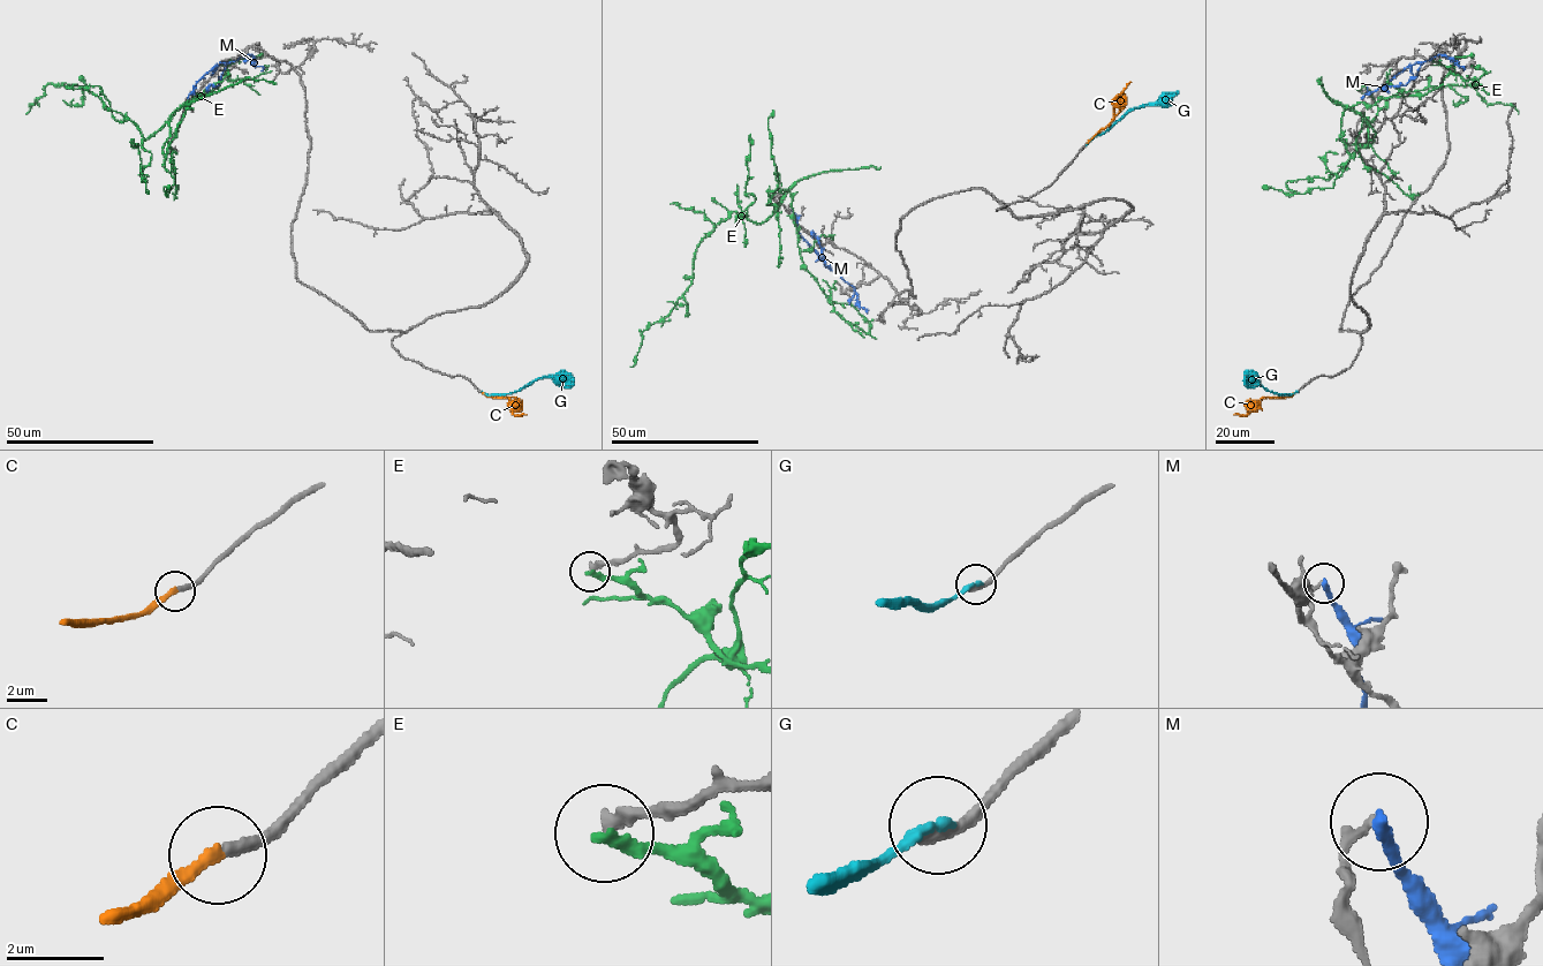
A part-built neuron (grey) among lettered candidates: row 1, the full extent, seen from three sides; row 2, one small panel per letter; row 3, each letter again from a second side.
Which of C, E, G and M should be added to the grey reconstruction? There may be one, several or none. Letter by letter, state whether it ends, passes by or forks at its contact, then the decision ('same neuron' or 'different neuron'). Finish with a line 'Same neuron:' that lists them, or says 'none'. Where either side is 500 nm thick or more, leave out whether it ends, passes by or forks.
C: it ends; same neuron
E: it ends; different neuron
G: it ends; different neuron
M: it ends; different neuron
Same neuron: C

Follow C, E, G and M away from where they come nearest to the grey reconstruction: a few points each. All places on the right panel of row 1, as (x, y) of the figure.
C: (1294, 392), (1285, 397), (1263, 397), (1245, 415), (1234, 414)
E: (1432, 60), (1452, 73), (1438, 88), (1346, 108), (1351, 153), (1400, 91), (1474, 83), (1518, 114)
G: (1296, 392), (1285, 394), (1269, 391), (1256, 377), (1245, 384)
M: (1361, 98), (1415, 62), (1438, 54), (1450, 57), (1464, 70)

